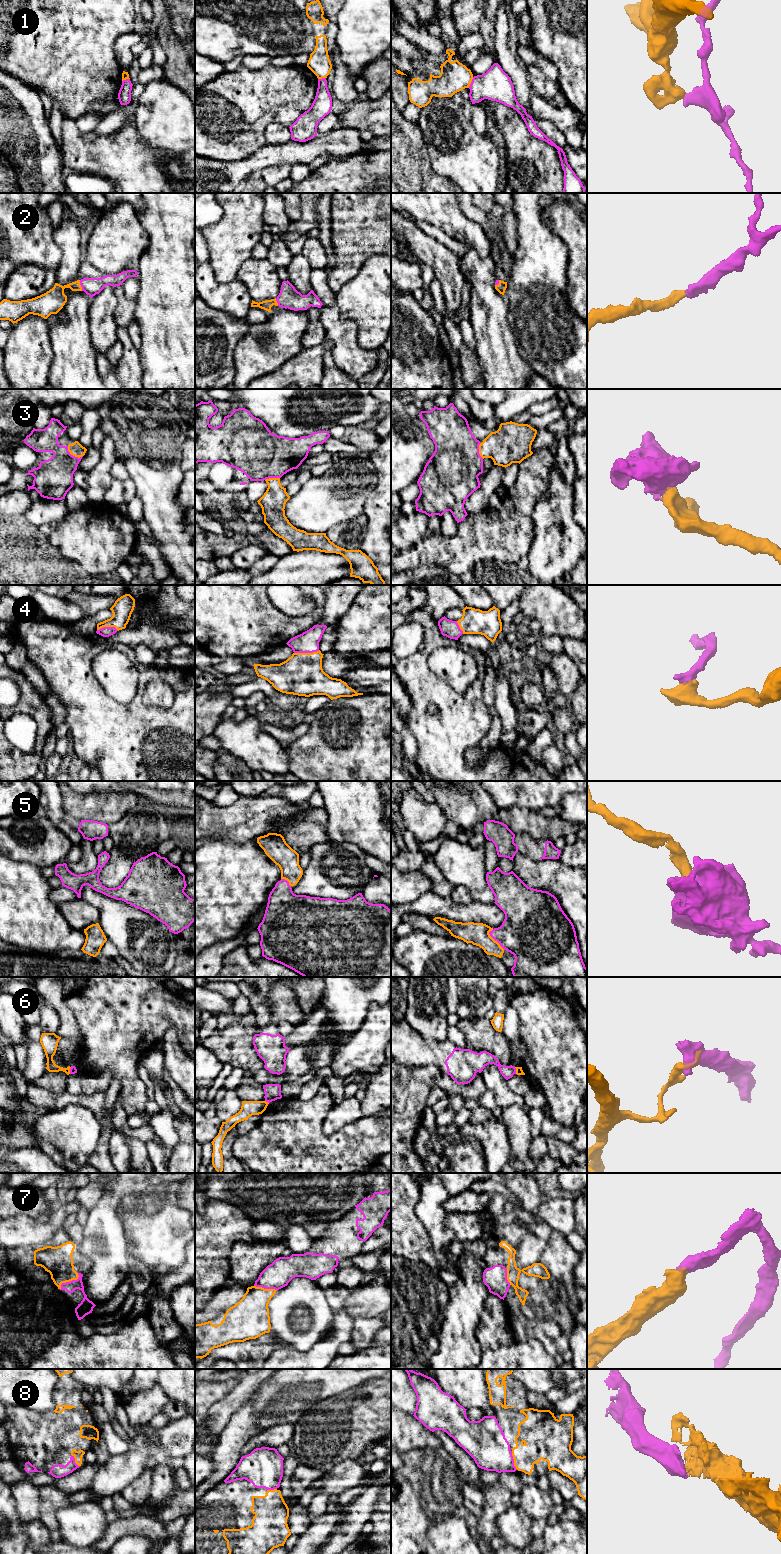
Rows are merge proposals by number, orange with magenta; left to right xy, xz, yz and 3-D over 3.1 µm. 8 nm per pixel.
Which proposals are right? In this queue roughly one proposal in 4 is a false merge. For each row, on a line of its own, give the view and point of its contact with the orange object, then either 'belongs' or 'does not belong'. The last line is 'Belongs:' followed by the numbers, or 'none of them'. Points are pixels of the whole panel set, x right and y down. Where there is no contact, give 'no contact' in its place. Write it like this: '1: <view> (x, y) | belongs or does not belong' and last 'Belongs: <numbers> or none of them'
1: yz (471, 81) | does not belong
2: xy (80, 285) | belongs
3: xy (73, 455) | belongs
4: xz (306, 653) | belongs
5: yz (494, 940) | belongs
6: xz (267, 1102) | does not belong
7: xy (69, 1281) | belongs
8: yz (514, 1460) | belongs
Belongs: 2, 3, 4, 5, 7, 8

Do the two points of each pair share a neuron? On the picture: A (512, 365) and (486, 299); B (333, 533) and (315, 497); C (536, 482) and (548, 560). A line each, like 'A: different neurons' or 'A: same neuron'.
A: same neuron
B: different neurons
C: different neurons

